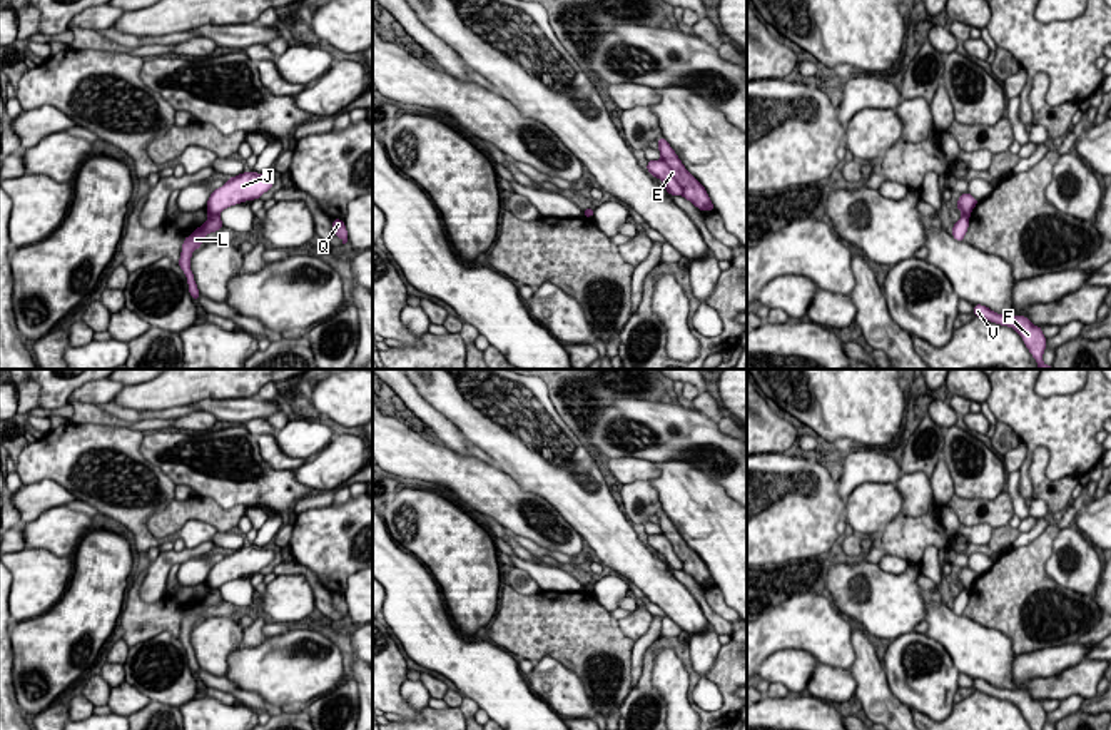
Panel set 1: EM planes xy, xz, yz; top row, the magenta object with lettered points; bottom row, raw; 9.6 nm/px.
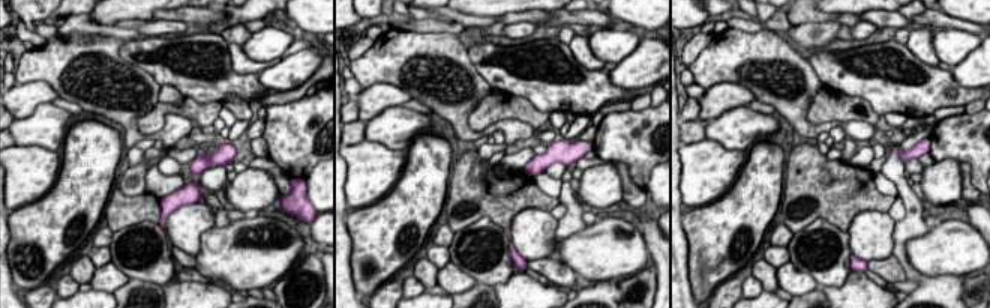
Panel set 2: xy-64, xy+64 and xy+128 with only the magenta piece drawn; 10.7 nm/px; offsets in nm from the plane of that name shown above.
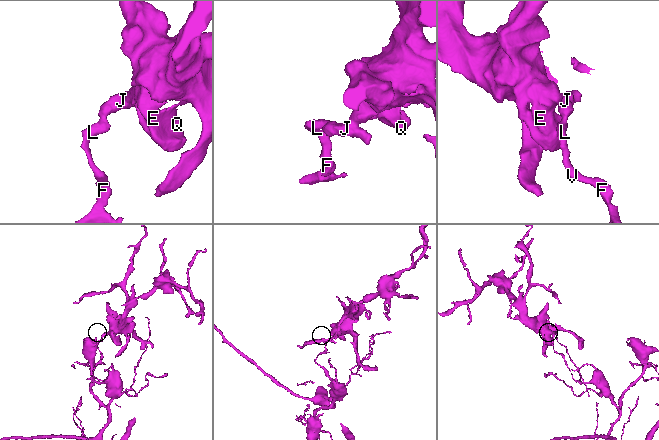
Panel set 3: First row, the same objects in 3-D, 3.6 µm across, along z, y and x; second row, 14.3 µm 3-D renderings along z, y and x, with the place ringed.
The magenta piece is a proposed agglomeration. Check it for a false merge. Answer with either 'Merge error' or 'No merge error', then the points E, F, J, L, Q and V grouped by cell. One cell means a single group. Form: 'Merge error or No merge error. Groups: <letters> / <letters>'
Merge error. Groups: E J Q / F L V

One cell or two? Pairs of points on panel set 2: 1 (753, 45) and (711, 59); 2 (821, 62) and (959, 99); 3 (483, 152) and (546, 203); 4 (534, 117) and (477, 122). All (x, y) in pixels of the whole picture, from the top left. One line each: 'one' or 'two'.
1: one
2: one
3: two
4: one

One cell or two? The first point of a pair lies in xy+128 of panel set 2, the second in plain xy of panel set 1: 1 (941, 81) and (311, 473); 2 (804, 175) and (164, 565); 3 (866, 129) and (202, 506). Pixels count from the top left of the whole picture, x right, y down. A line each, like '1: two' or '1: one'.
1: two
2: two
3: two

